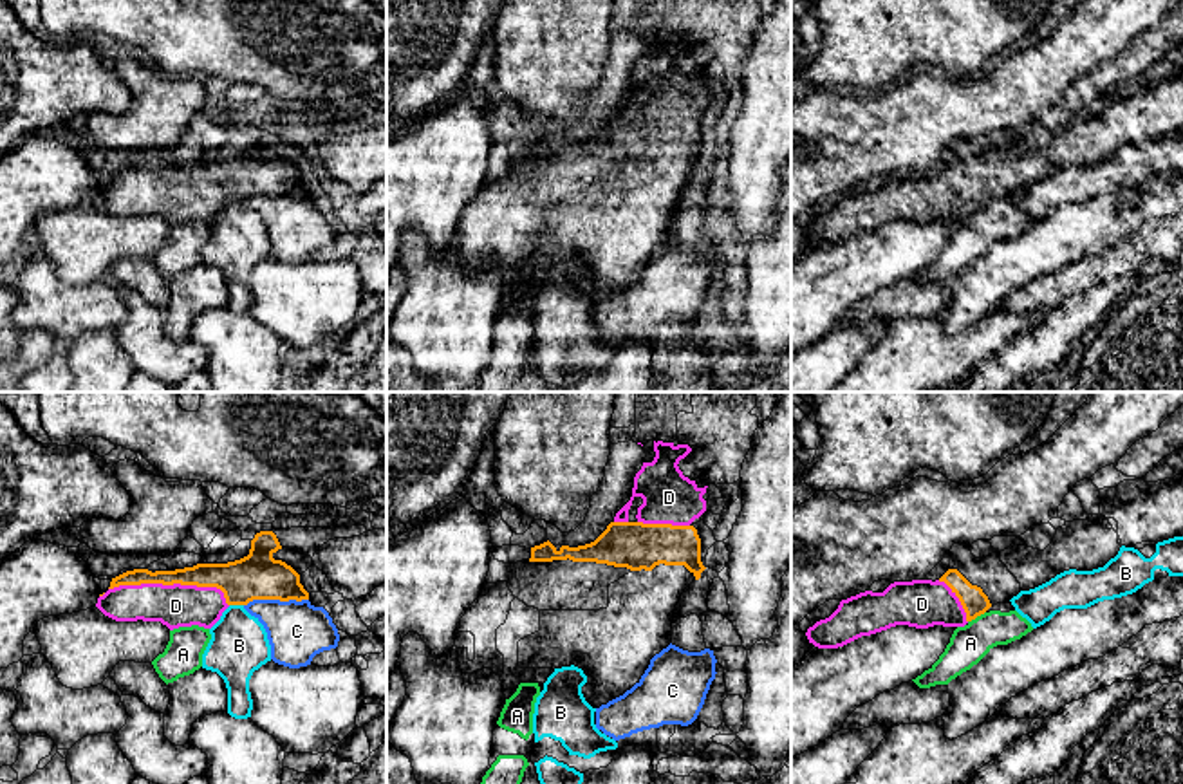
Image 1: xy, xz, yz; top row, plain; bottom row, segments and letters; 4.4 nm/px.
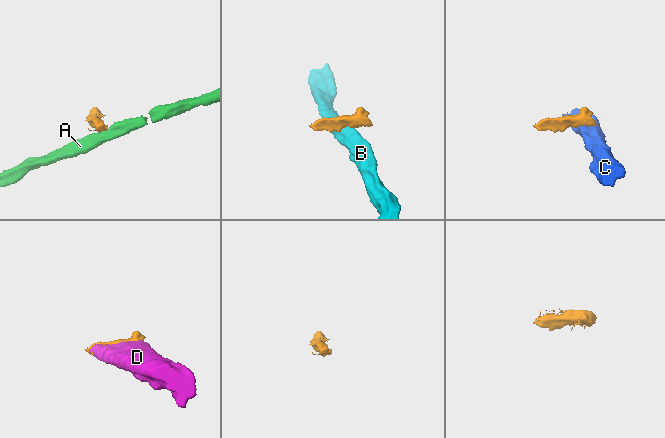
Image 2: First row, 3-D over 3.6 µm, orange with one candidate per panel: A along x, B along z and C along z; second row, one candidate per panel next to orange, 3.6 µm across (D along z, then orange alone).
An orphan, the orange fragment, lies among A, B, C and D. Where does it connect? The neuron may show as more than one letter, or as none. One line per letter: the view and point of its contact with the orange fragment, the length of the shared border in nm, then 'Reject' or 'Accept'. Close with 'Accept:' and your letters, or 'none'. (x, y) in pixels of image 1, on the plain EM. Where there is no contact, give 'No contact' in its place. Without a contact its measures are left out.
A: Touches orange at yz (976, 212). Shared border 90 nm. Reject
B: Touches orange at xy (237, 199). Shared border 60 nm. Reject
C: Touches orange at xy (275, 194). Shared border 280 nm. Reject
D: Touches orange at xy (172, 179). Shared border 550 nm. Accept
Accept: D

